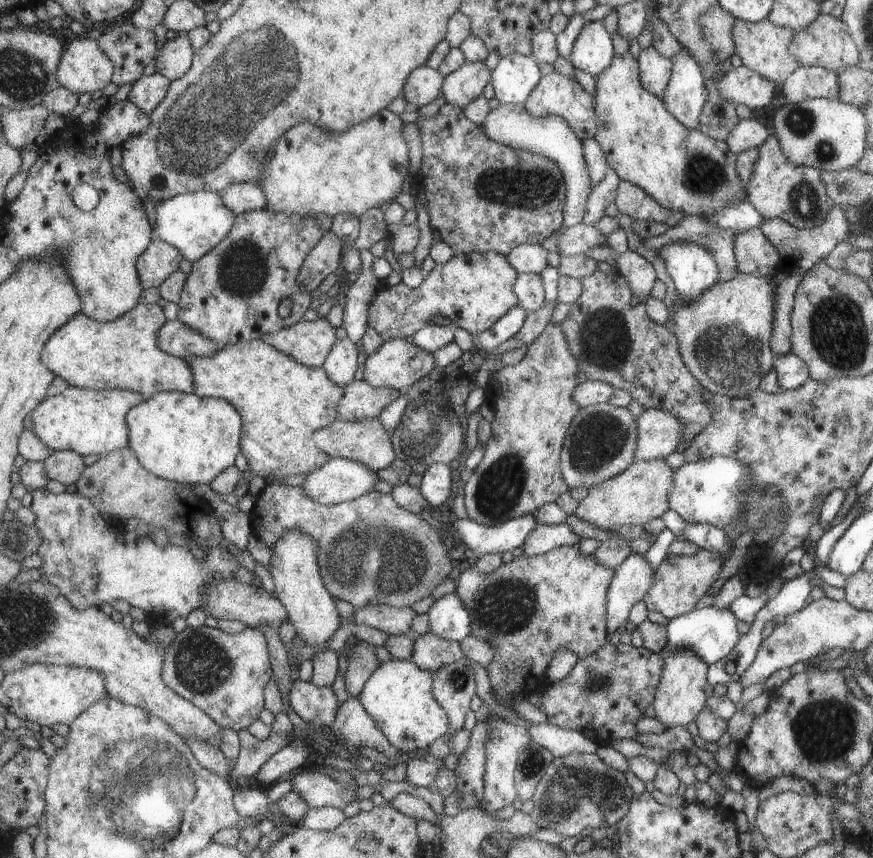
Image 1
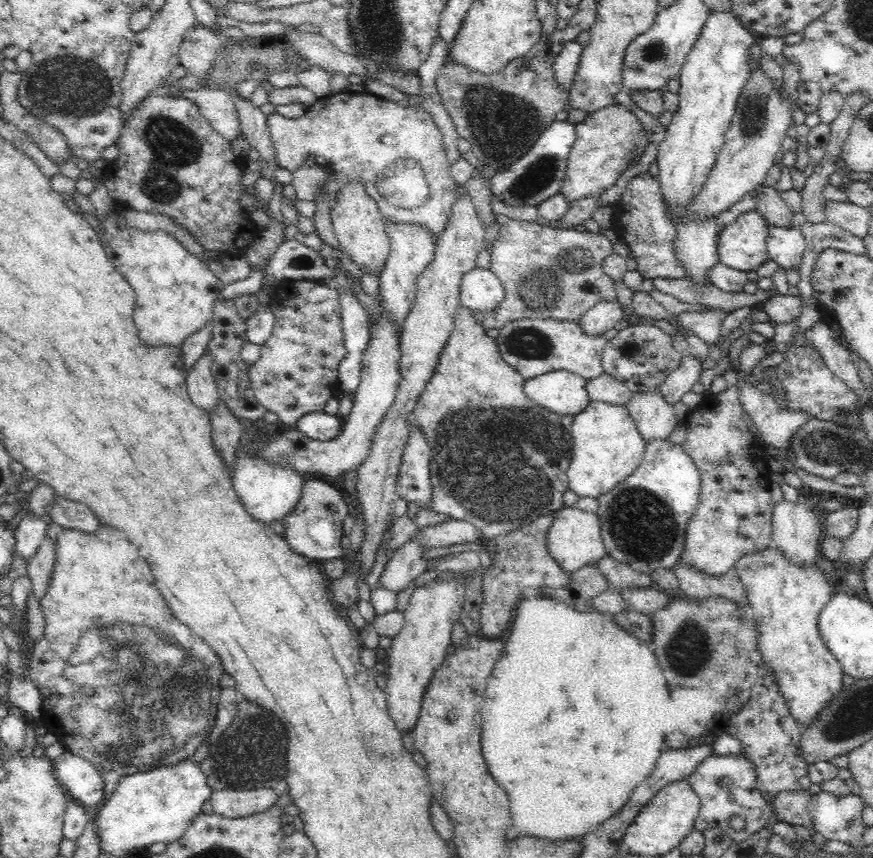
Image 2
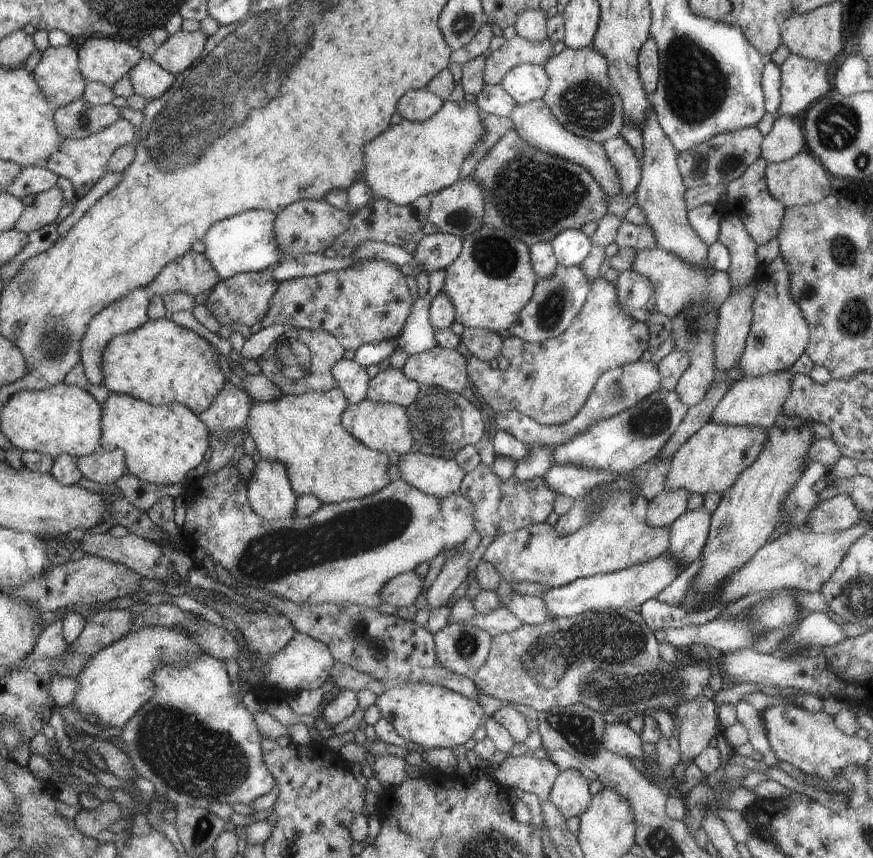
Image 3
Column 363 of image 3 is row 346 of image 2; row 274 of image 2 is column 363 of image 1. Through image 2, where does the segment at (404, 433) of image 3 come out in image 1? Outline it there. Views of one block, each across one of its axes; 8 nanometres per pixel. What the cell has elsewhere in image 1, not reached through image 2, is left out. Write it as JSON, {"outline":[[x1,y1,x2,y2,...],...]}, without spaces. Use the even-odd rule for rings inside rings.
{"outline":[[378,417,362,421,344,421,336,418,333,423,321,427,313,433,313,441,319,449,330,457,341,457,367,465,373,472,385,468,397,457,394,452,391,433,385,431]]}

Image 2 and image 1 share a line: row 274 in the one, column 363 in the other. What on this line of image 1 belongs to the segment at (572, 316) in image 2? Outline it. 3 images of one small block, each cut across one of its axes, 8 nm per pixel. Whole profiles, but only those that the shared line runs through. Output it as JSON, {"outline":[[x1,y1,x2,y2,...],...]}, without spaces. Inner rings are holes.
{"outline":[[271,479,265,482,264,487,259,490,259,493,255,495,255,497,255,504,247,514,250,520,251,534,263,540,269,549,273,547,273,544,275,544,281,536,295,529,310,536,318,545,318,571,321,573,323,584,326,585,327,592,330,592,330,595,335,599,352,604,354,608,367,605,387,605,395,608,410,607,413,602,421,600,425,594,431,594,431,590,433,590,439,582,443,582,445,576,449,574,449,570,452,570,451,560,449,560,449,556,447,556,447,548,445,548,445,544,441,542,437,531,433,532,433,530,429,528,429,524,425,522,423,518,420,518,418,514,407,512,407,509,401,508,391,495,382,494,373,490,366,492,365,495,358,496,352,501,343,501,336,505,322,505,315,502,301,487,285,485,280,481]]}

